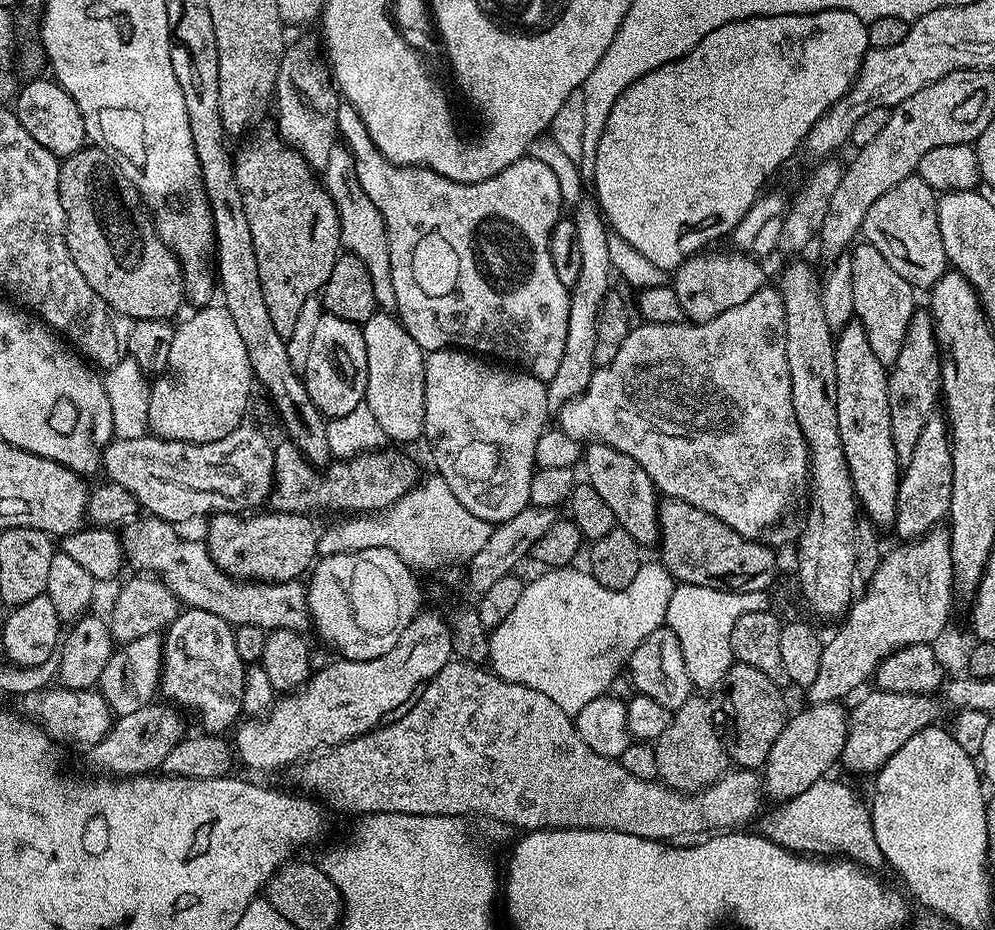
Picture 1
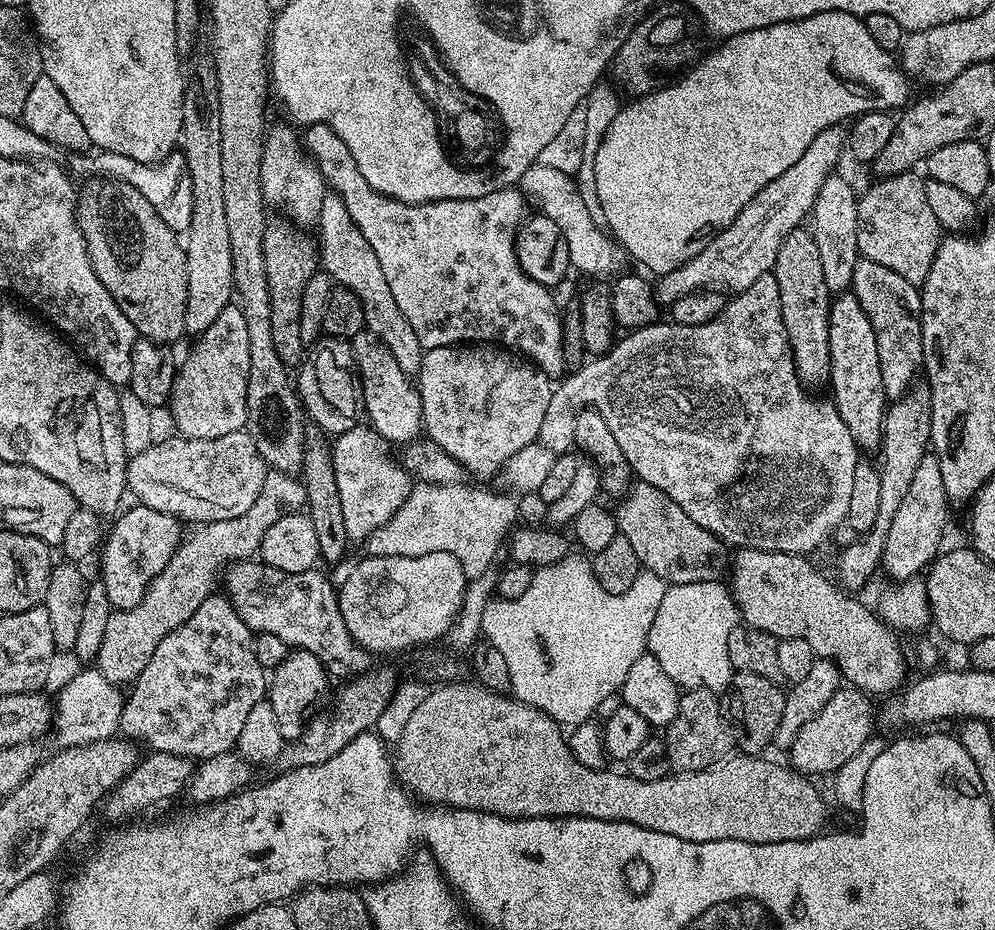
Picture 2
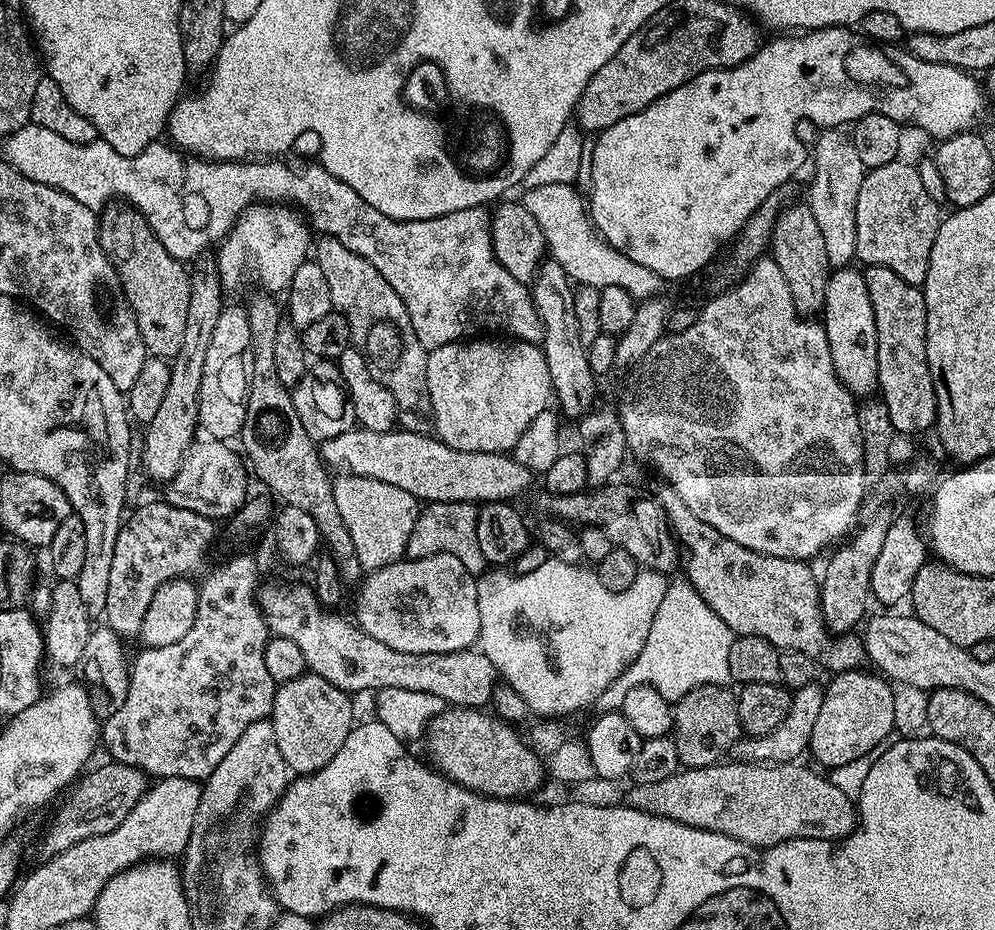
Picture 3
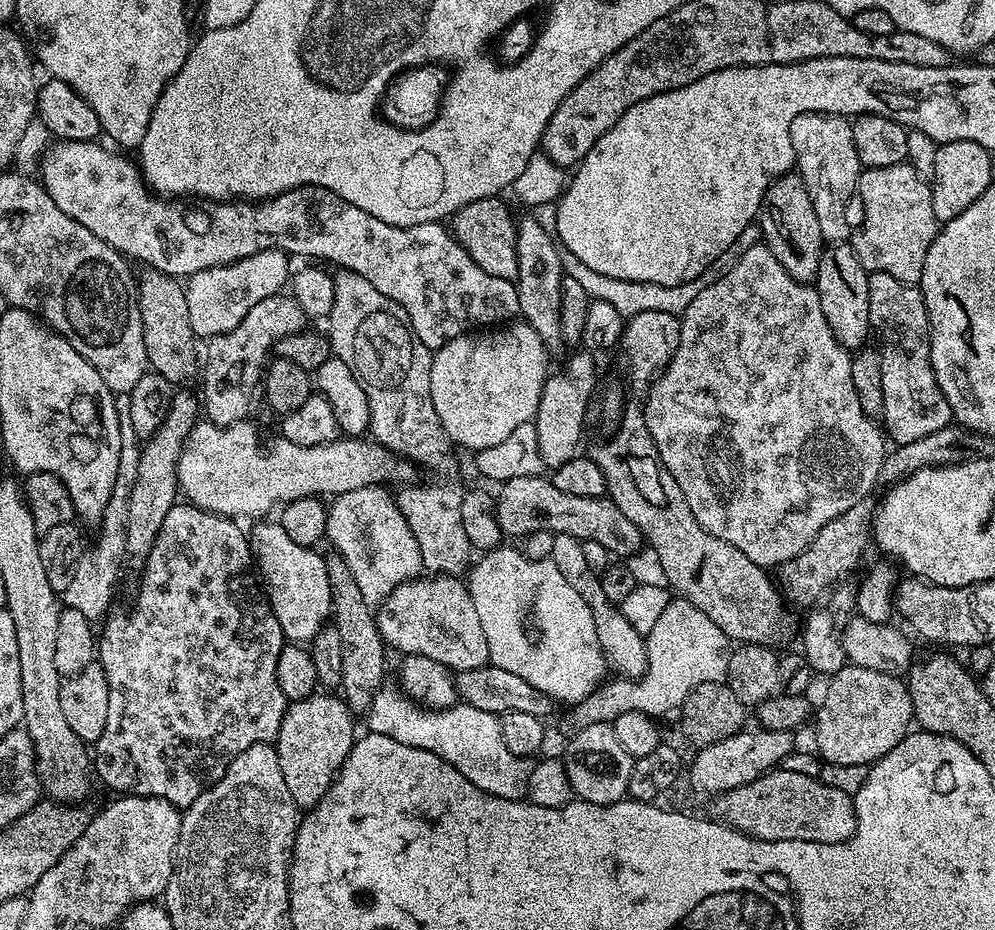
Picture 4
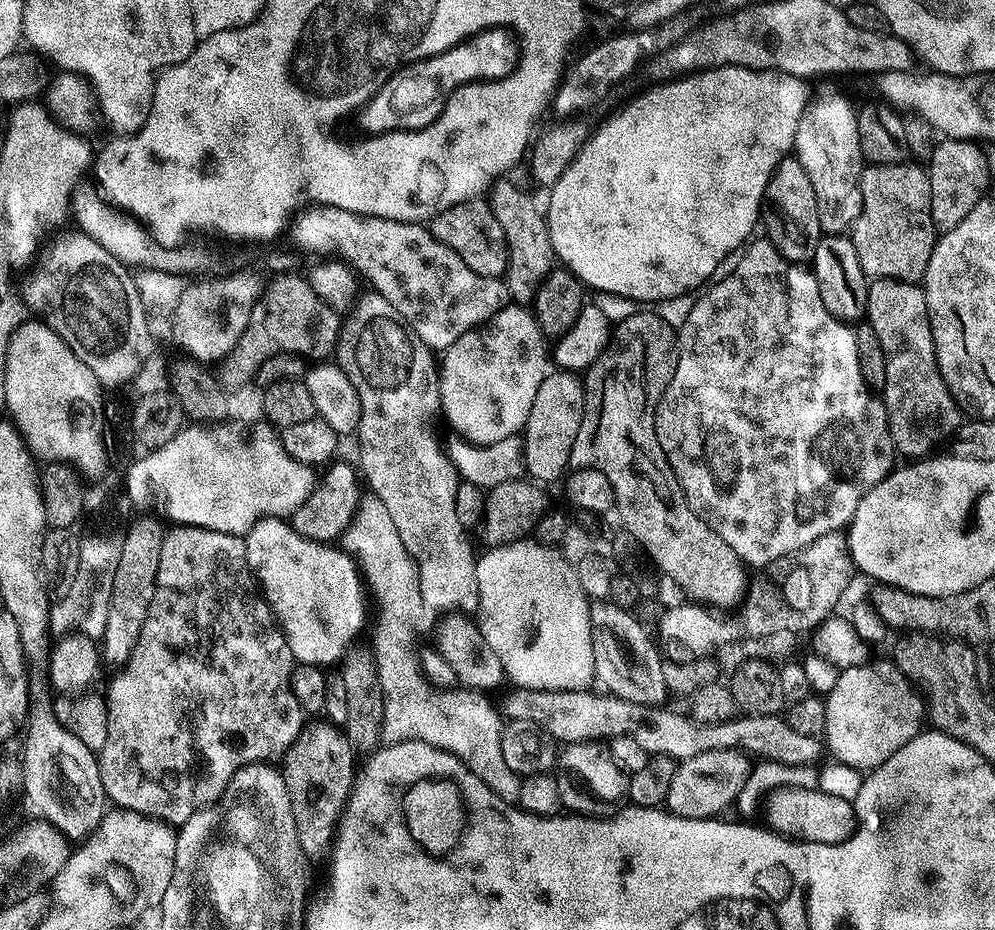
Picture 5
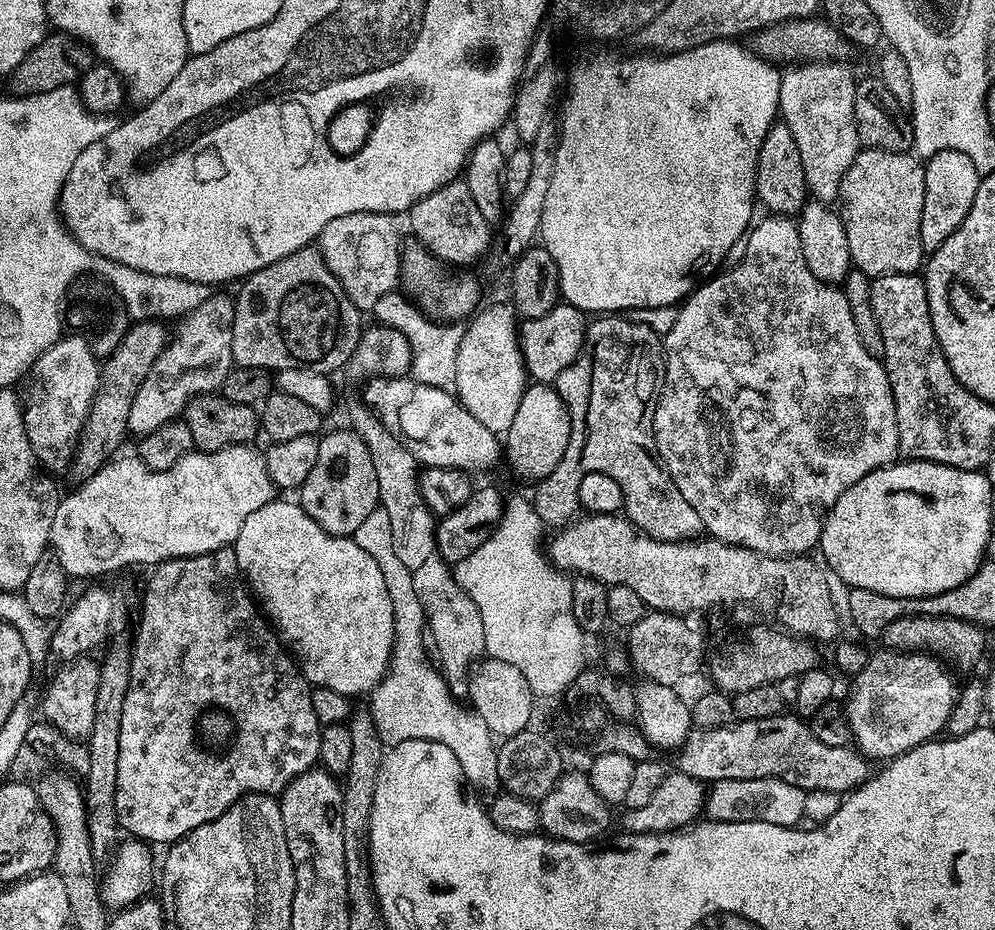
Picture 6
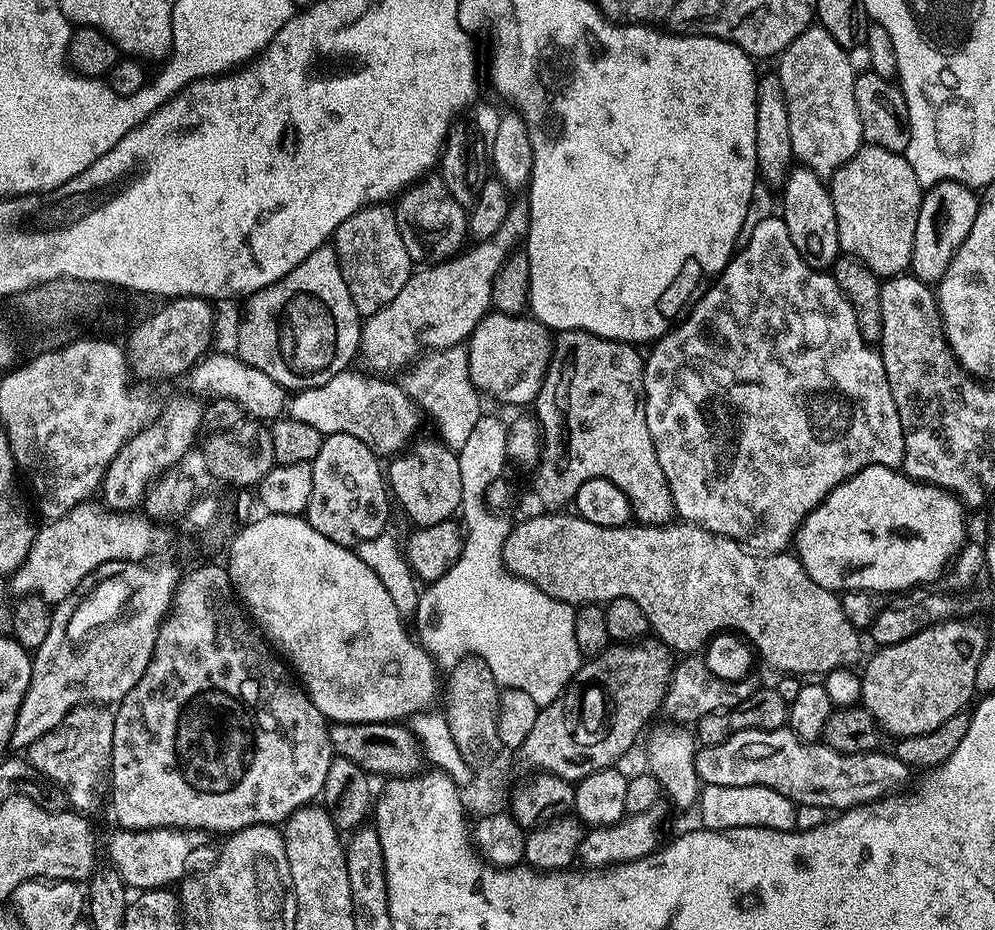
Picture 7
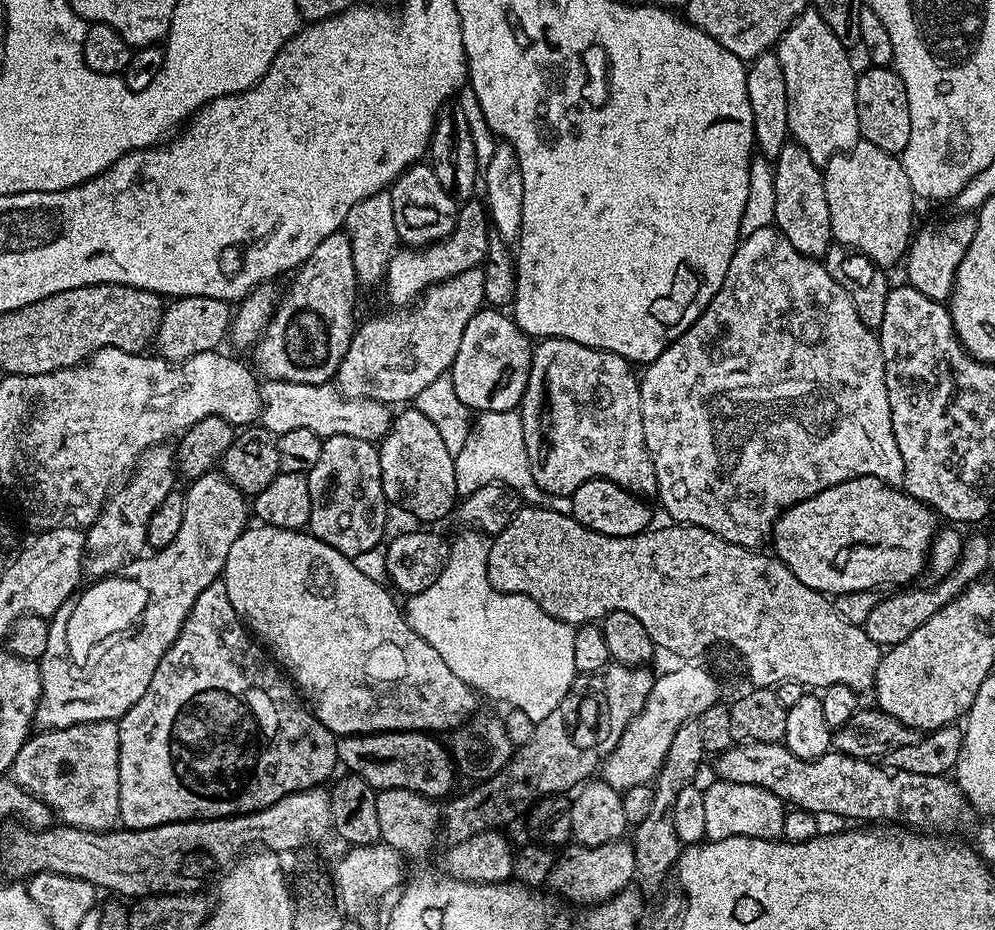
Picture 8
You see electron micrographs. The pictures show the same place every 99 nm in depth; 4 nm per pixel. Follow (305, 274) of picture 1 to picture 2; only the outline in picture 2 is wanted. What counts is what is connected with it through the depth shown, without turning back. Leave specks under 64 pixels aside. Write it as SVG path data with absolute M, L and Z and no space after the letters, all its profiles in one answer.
M292 222L284 224L269 223L264 229L264 262L266 264L266 282L270 294L270 326L274 338L274 350L278 350L278 358L289 366L304 363L306 343L302 340L299 315L302 313L303 287L312 275L318 271L318 244L304 232L299 232Z

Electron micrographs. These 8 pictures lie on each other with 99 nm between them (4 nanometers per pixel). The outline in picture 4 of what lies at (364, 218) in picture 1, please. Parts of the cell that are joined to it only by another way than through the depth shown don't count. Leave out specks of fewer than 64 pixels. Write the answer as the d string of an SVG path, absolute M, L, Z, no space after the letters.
M342 268L332 280L334 300L332 312L326 317L326 335L332 341L335 356L354 370L354 378L366 390L371 439L413 465L421 464L440 476L454 475L454 445L434 410L434 398L430 398L433 349L416 337L408 325L406 310L366 282L362 274Z

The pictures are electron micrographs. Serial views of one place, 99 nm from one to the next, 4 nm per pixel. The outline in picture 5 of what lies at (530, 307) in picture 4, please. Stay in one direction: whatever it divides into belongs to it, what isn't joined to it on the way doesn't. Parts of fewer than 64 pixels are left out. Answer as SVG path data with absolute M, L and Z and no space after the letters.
M512 178L492 180L486 199L494 218L498 218L498 226L502 226L502 234L506 234L508 268L503 279L507 283L509 297L516 302L528 302L533 299L537 285L552 271L556 252L552 249L548 222L541 205L539 208L514 181L508 179Z

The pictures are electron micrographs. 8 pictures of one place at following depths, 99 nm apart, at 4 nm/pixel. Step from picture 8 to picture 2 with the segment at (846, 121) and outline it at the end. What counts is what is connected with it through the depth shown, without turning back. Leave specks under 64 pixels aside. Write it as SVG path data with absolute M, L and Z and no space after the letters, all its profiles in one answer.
M840 174L828 176L818 190L818 198L810 213L810 231L814 242L818 242L818 255L822 262L822 275L826 277L826 290L833 294L851 289L854 266L860 260L858 250L858 210L855 192Z

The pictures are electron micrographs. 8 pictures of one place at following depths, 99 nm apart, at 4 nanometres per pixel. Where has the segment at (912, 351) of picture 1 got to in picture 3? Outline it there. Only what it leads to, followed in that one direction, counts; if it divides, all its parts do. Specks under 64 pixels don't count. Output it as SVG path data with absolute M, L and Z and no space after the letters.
M888 510L877 511L873 516L876 517L860 530L858 528L847 542L841 543L831 553L833 556L829 558L828 565L824 568L824 576L822 572L819 577L820 605L824 622L836 634L851 633L855 629L852 627L865 619L869 611L868 600L870 604L873 599L870 574L874 574L874 561L877 560L878 554L882 554L882 546L886 542L886 530L890 530L894 519L893 513L888 513Z

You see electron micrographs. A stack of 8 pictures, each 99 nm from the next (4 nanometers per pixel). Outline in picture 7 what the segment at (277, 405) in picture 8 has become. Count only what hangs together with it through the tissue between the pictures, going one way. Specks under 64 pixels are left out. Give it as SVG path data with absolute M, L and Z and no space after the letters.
M349 370L340 372L330 378L330 382L317 388L301 388L293 395L296 396L293 400L291 397L290 414L298 421L314 426L314 430L318 430L324 437L350 434L366 442L366 446L370 446L381 457L391 457L399 453L405 447L403 444L411 438L416 428L418 408L399 383L391 384L384 380L388 378L371 375L363 376L360 372Z

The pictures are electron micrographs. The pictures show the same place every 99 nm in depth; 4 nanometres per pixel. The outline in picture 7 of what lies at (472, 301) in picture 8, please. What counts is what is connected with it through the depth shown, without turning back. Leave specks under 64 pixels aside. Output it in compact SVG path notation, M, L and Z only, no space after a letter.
M512 202L508 205L506 222L502 222L490 238L473 243L472 249L469 247L463 254L440 264L429 264L413 271L394 300L363 321L360 330L362 356L377 368L373 368L377 373L384 374L387 368L406 363L415 352L420 354L425 350L461 345L489 315L493 307L494 278L508 257L517 251L519 244L516 243L519 240L521 243L527 235L528 205Z

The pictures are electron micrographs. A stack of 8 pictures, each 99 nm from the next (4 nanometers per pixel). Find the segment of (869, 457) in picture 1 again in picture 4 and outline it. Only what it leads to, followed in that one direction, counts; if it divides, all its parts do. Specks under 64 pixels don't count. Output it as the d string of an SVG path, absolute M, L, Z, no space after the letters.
M848 242L828 244L822 254L822 262L818 262L814 287L818 294L818 302L822 302L822 314L826 314L826 322L830 322L830 330L834 330L834 338L838 338L841 346L849 350L859 350L870 340L872 323L870 322L869 275L862 262L858 262L855 247Z

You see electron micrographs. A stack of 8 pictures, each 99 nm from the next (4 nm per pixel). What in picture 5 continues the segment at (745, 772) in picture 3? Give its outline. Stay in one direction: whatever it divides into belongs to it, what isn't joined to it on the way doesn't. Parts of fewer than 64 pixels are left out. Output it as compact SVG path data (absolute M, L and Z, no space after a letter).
M818 787L784 788L773 793L768 800L767 827L789 840L805 840L811 844L841 844L849 840L856 828L856 809L853 802L842 798L830 797Z

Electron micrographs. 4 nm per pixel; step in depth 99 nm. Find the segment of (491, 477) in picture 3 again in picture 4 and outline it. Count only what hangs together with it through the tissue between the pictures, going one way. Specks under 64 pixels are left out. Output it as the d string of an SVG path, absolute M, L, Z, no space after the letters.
M247 419L239 420L237 424L214 424L211 422L198 422L192 427L192 432L188 436L188 441L184 444L184 449L178 460L178 482L180 483L179 491L182 493L183 499L187 503L195 504L197 508L204 508L207 512L215 512L218 516L226 516L229 518L241 518L240 516L260 516L256 518L264 518L272 507L283 506L297 500L298 498L306 498L307 496L314 496L317 498L335 498L341 496L344 492L350 490L358 490L359 488L371 488L373 486L388 486L391 485L391 480L400 480L407 474L410 469L409 461L402 456L397 456L396 453L391 452L389 448L383 448L381 444L377 444L371 438L338 438L329 444L322 446L298 446L294 442L290 442L285 436L277 435L276 440L272 440L269 444L263 444L260 441L260 432L254 425L248 424Z

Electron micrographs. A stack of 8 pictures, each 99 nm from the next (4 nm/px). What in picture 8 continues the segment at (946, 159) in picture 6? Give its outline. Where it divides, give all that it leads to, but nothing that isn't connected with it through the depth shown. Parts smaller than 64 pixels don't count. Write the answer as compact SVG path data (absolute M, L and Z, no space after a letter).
M956 214L953 220L940 224L937 228L924 228L915 233L906 255L908 264L907 287L918 290L918 294L926 294L926 298L944 302L951 297L952 287L958 274L958 266L962 258L966 258L966 250L970 250L970 242L974 242L976 216L972 214Z

